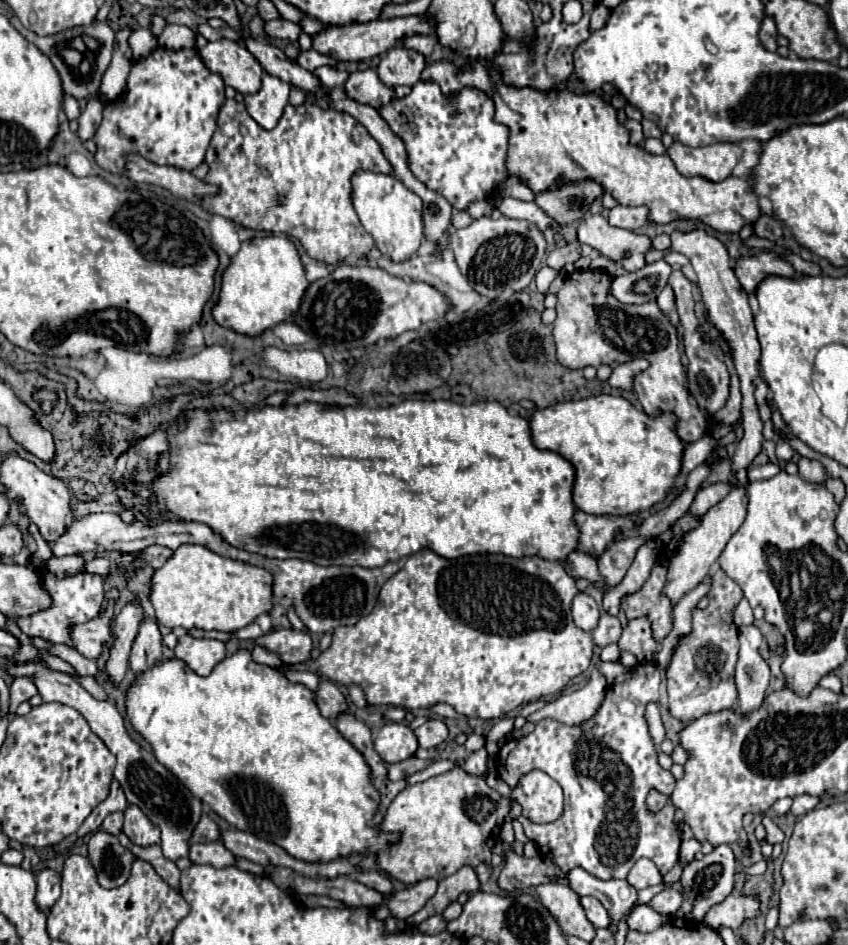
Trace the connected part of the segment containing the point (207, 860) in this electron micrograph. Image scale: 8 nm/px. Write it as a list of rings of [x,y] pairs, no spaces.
[[[206,842],[206,844],[192,844],[188,858],[192,864],[210,864],[214,868],[226,868],[234,864],[232,852],[224,848],[224,844],[218,842]]]

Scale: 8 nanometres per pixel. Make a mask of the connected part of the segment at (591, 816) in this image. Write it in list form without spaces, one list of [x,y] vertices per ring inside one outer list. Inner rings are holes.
[[[646,662],[646,664],[636,664],[630,672],[632,672],[632,674],[630,674],[628,680],[624,680],[624,682],[620,682],[620,684],[612,684],[612,686],[606,690],[606,696],[604,696],[602,706],[598,708],[598,712],[596,712],[590,720],[586,720],[586,722],[582,722],[582,724],[578,724],[578,726],[566,726],[566,724],[560,724],[560,722],[556,722],[556,720],[552,720],[552,718],[544,718],[544,720],[540,720],[540,722],[536,724],[536,730],[534,730],[532,734],[524,736],[524,738],[520,738],[520,740],[508,740],[508,742],[502,746],[502,750],[498,752],[498,774],[500,774],[500,778],[502,778],[506,784],[514,786],[516,780],[518,780],[524,772],[530,772],[530,768],[538,768],[538,770],[546,772],[550,778],[554,778],[554,780],[562,786],[562,790],[564,790],[564,802],[566,802],[566,804],[564,804],[564,814],[562,814],[560,820],[556,820],[554,824],[544,824],[544,826],[540,826],[540,824],[530,824],[530,820],[522,818],[522,816],[520,816],[518,820],[520,820],[520,824],[522,824],[522,828],[524,828],[524,834],[526,834],[526,830],[528,830],[530,840],[536,842],[536,846],[538,846],[538,850],[542,852],[542,856],[550,858],[550,860],[552,860],[556,866],[560,866],[564,872],[570,872],[572,868],[584,868],[586,872],[590,872],[592,876],[596,876],[596,878],[600,878],[600,880],[612,880],[612,878],[626,878],[628,872],[630,872],[630,868],[634,866],[634,862],[636,862],[638,858],[650,858],[650,860],[658,866],[658,870],[660,870],[662,874],[666,874],[668,870],[672,870],[672,866],[678,862],[680,834],[678,834],[678,828],[674,826],[674,806],[672,806],[670,802],[666,802],[666,806],[664,806],[660,812],[650,812],[648,806],[646,806],[646,796],[648,796],[650,790],[658,790],[658,792],[662,792],[664,796],[670,796],[672,790],[674,790],[674,782],[676,782],[674,776],[672,776],[670,772],[662,770],[660,764],[658,764],[658,754],[656,754],[652,736],[650,736],[650,732],[648,732],[648,720],[646,720],[646,706],[648,706],[650,702],[658,702],[658,700],[660,700],[660,682],[662,682],[662,678],[660,678],[660,668],[658,668],[658,664],[654,664],[654,662]],[[594,846],[602,846],[602,856],[598,854],[598,850],[596,850]]]

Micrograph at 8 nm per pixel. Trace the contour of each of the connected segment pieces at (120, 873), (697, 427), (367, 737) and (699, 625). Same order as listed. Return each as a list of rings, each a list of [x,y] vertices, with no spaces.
[[[98,830],[88,842],[88,860],[102,888],[120,888],[130,878],[136,856],[124,848],[114,834]]]
[[[576,270],[566,276],[564,286],[558,292],[558,302],[556,302],[556,356],[558,362],[566,368],[586,368],[594,366],[598,368],[600,364],[608,364],[610,368],[616,368],[624,362],[636,360],[636,358],[646,358],[650,366],[634,376],[634,390],[640,398],[640,404],[644,406],[644,412],[648,416],[658,416],[660,412],[674,412],[678,416],[678,436],[690,444],[700,440],[704,434],[708,434],[708,420],[706,420],[706,410],[700,408],[692,398],[686,388],[686,374],[684,374],[684,364],[682,364],[682,354],[680,354],[680,338],[676,332],[676,326],[672,326],[668,314],[660,310],[656,302],[648,302],[642,306],[636,304],[622,304],[616,300],[610,292],[612,276],[606,272],[590,272],[590,270]]]
[[[340,712],[336,718],[336,728],[338,732],[364,756],[364,760],[368,762],[368,766],[372,768],[372,778],[376,776],[386,776],[386,764],[384,760],[378,756],[378,752],[374,750],[372,744],[372,734],[370,728],[358,720],[354,714],[350,712]]]
[[[720,568],[714,570],[714,584],[710,588],[710,606],[706,610],[696,608],[692,612],[692,630],[678,638],[672,658],[666,668],[668,678],[668,708],[670,714],[682,724],[710,714],[732,710],[738,702],[738,690],[734,684],[734,670],[738,662],[738,628],[732,622],[734,608],[742,598],[742,590]]]

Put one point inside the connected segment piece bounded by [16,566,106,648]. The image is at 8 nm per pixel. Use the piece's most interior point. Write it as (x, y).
(76, 599)

